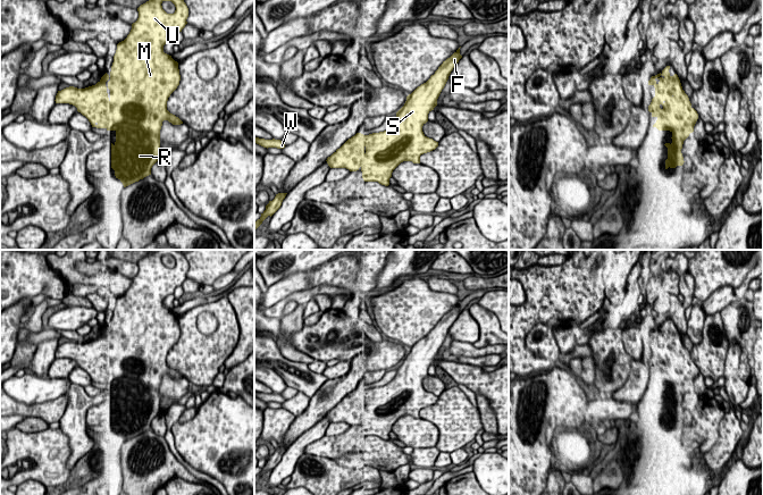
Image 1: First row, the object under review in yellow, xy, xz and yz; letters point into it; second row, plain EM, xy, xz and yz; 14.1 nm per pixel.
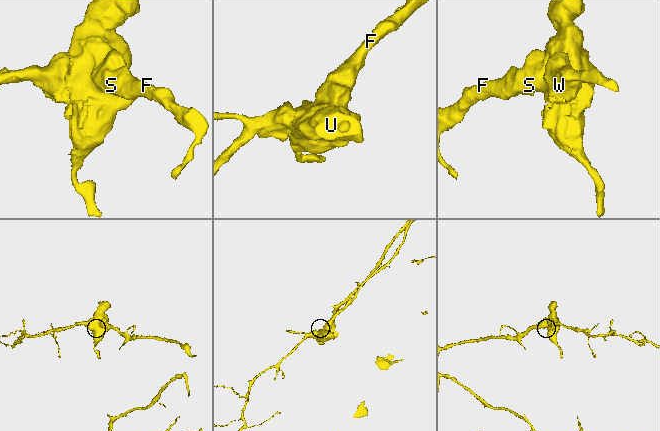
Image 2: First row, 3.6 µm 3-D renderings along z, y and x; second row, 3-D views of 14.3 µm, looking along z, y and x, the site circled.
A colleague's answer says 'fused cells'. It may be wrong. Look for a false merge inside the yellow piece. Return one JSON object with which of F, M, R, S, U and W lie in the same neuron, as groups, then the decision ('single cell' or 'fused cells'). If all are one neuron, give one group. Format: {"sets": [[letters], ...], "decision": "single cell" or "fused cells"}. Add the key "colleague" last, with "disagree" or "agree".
{"sets": [["F", "M", "R", "S", "U", "W"]], "decision": "single cell", "colleague": "disagree"}

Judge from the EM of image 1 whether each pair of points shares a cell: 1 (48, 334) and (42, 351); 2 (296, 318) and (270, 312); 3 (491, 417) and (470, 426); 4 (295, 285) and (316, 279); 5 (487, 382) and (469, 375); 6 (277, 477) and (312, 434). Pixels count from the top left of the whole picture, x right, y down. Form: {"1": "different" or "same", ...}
{"1": "different", "2": "different", "3": "different", "4": "same", "5": "same", "6": "same"}

